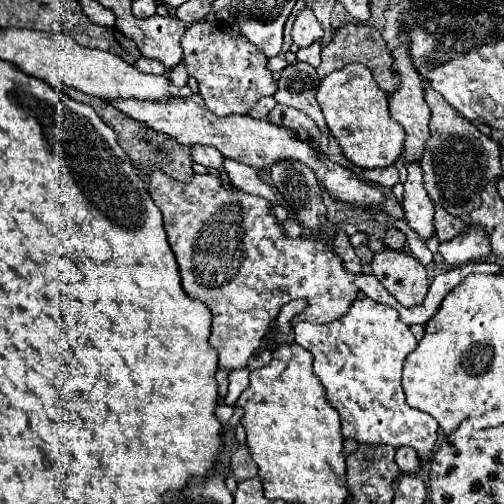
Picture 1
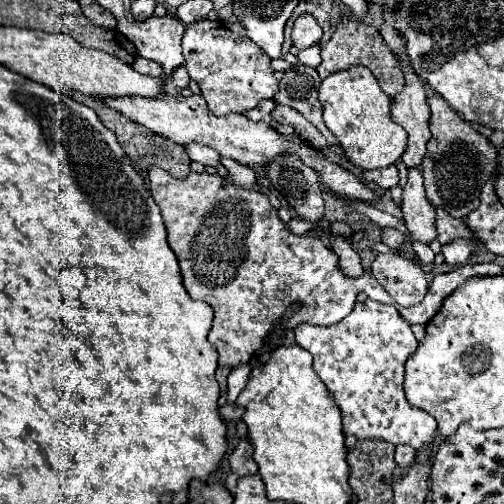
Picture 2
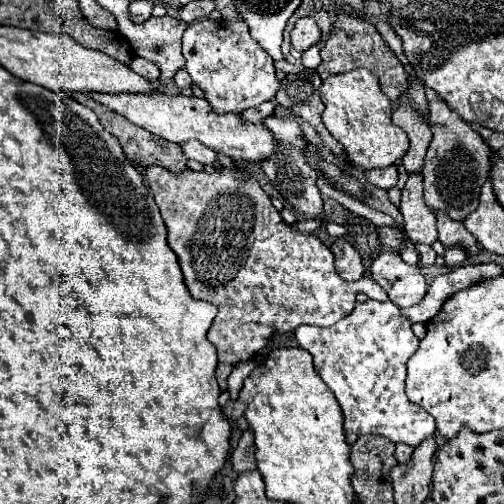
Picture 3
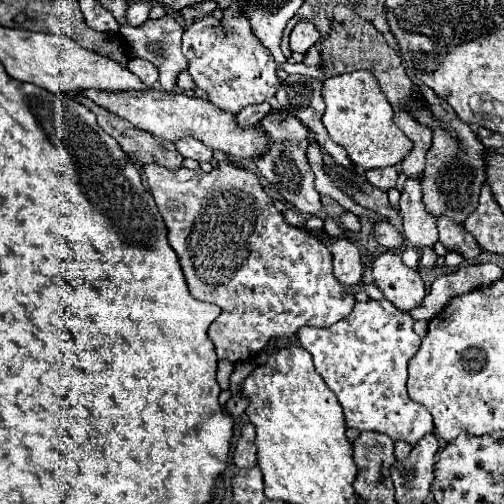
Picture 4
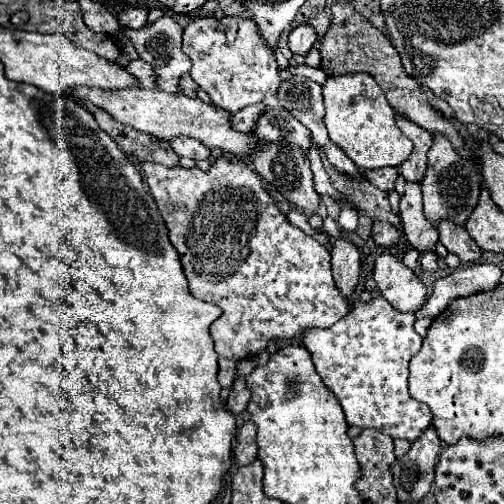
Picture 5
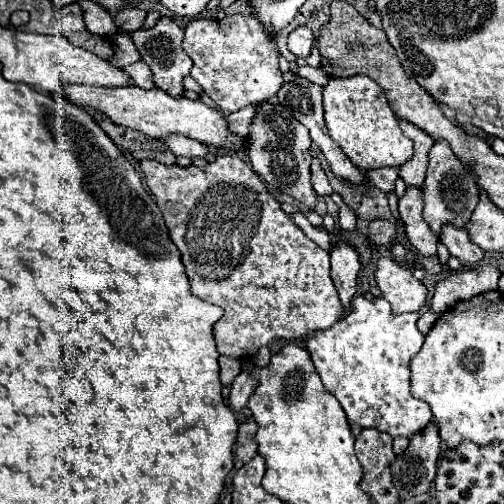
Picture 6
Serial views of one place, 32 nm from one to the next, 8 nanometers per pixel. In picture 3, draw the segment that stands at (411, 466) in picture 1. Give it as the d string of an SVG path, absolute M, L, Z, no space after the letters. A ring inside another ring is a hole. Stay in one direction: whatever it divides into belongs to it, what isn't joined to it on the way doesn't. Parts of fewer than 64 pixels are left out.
M396 444L394 458L398 460L398 464L408 464L408 460L412 458L412 452L414 452L414 448L408 444Z

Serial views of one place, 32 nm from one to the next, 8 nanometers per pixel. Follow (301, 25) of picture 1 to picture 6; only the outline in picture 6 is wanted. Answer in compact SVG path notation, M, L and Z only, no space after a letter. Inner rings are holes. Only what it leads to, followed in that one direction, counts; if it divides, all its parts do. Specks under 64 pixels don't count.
M298 26L296 30L290 32L288 36L288 48L294 56L300 56L300 58L306 58L314 46L314 32L308 28L308 26Z

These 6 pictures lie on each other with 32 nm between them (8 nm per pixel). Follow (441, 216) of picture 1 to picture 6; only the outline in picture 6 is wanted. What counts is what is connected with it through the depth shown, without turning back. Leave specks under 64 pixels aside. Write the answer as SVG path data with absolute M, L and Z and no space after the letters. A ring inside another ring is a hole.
M444 224L442 230L440 230L440 242L464 266L472 266L472 264L476 264L484 256L484 252L470 240L466 228L456 228L452 224Z

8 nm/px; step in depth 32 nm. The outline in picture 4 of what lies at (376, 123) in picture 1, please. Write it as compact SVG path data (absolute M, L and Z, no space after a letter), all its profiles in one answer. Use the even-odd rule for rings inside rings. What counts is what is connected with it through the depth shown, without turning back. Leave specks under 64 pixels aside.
M354 70L350 74L326 78L322 84L322 98L326 104L322 122L330 132L330 138L336 144L344 146L354 166L360 166L364 170L394 166L402 162L402 158L412 150L412 142L392 122L394 110L372 72Z

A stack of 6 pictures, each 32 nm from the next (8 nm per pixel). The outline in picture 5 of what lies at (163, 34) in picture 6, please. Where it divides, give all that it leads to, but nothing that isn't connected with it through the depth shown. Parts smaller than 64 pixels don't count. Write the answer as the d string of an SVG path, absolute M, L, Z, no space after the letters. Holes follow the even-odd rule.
M162 16L160 20L156 20L152 24L146 24L140 30L122 28L122 34L130 40L130 44L136 48L140 58L156 68L156 74L158 74L156 84L164 92L174 92L176 94L178 92L180 76L184 72L188 72L188 68L190 68L188 56L184 56L184 52L180 50L180 44L182 44L182 26L178 26L178 22L172 16Z

